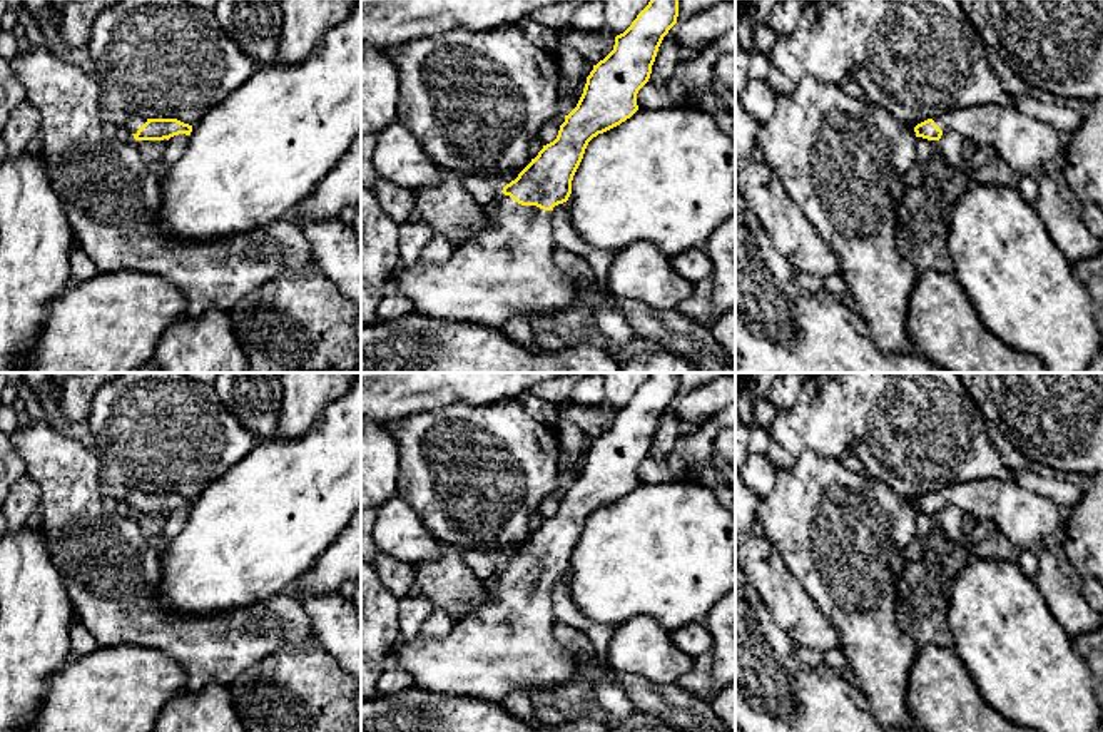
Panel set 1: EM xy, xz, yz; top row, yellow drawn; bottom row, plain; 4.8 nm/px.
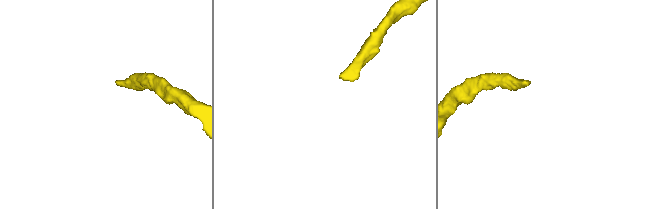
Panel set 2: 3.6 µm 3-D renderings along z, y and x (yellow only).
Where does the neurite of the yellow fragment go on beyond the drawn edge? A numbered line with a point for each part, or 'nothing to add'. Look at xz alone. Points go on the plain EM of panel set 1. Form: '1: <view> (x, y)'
1: xz (507, 644)

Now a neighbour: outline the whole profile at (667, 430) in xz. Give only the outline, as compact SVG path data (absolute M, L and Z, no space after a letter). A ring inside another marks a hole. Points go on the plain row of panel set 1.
M668 409L663 411L655 436L652 440L652 448L648 456L655 461L665 461L668 456L677 436L679 436L679 426L680 419Z

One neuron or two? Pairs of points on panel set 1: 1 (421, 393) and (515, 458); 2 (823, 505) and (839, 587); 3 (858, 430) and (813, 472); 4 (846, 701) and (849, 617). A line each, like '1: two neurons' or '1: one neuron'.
1: two neurons
2: one neuron
3: two neurons
4: two neurons

